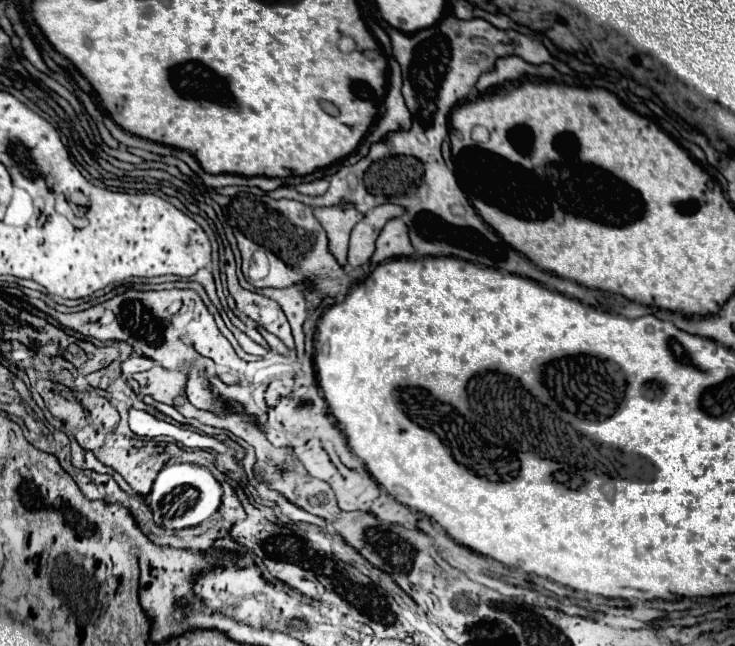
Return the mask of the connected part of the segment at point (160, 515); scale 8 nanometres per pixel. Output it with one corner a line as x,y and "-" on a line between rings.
176,463
170,467
164,467
146,497
148,507
154,513
156,525
162,525
166,529
186,529
196,527
198,523
210,519
218,509
222,499
222,485
214,479
210,469
192,465
192,463

